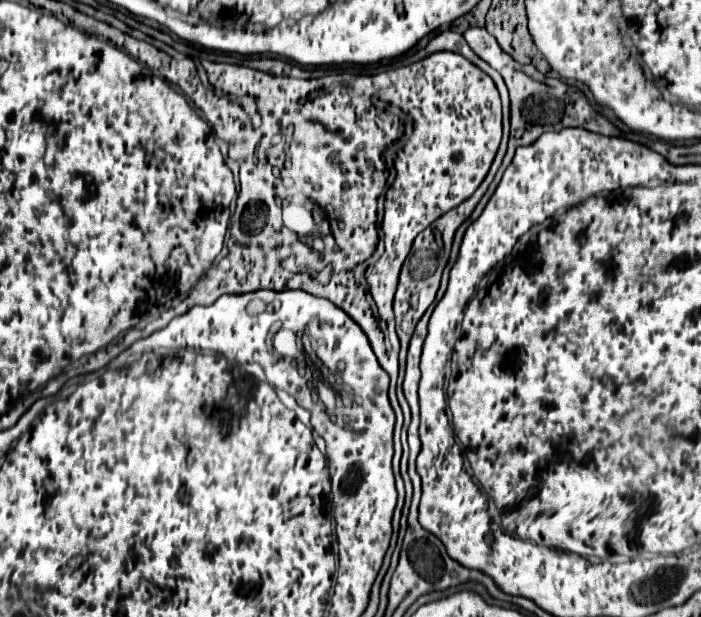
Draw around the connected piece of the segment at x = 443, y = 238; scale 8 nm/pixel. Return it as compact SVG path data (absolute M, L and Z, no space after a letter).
M480 194L470 196L470 200L464 200L462 204L458 204L456 208L452 208L450 212L442 214L424 232L420 232L416 236L416 240L412 244L412 250L410 250L410 256L406 258L406 264L402 266L398 290L396 290L396 296L394 296L394 316L396 316L396 332L398 332L398 338L400 338L400 356L406 354L410 336L414 332L414 326L418 324L418 320L422 318L422 314L426 312L426 308L436 298L442 270L444 270L444 266L448 264L448 258L450 258L450 248L452 248L454 232L472 214L472 210L476 208L476 204L478 204L480 198L482 198Z

